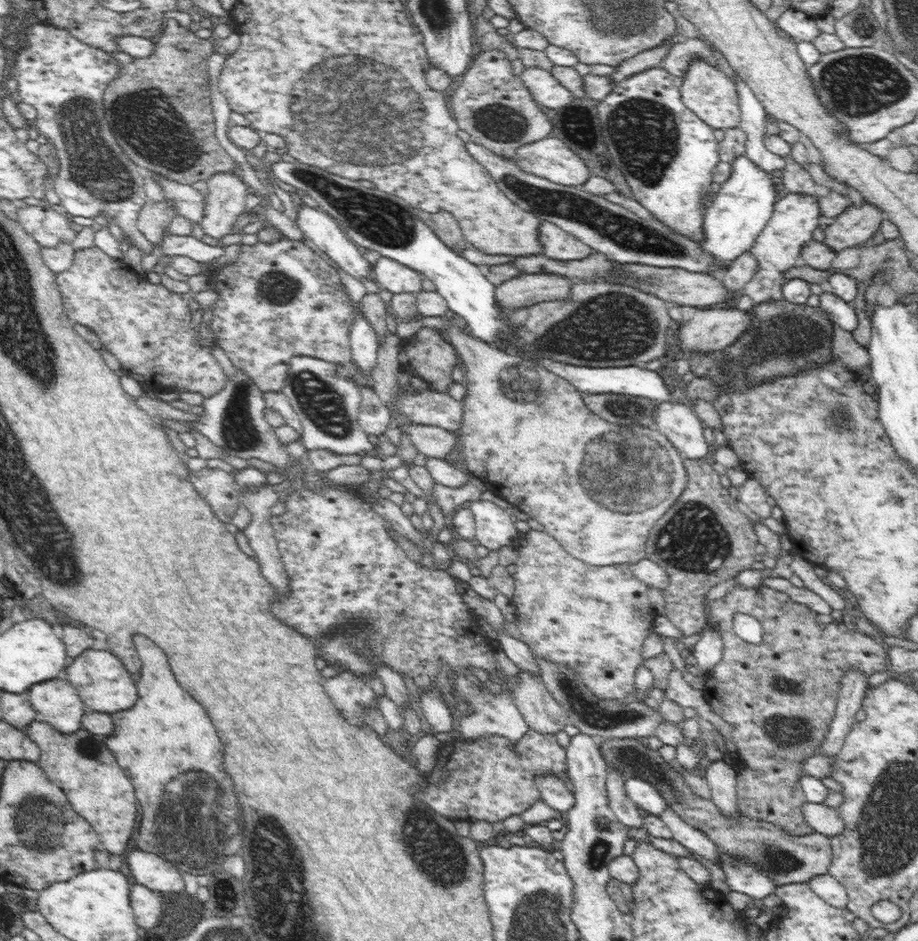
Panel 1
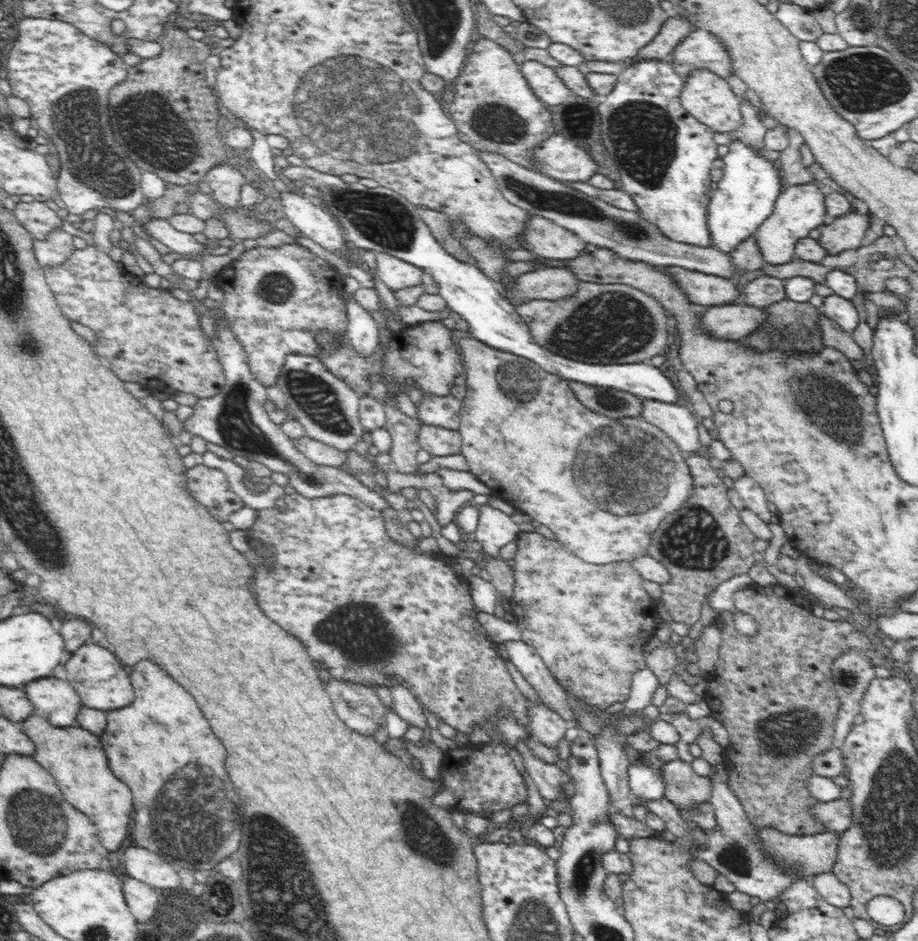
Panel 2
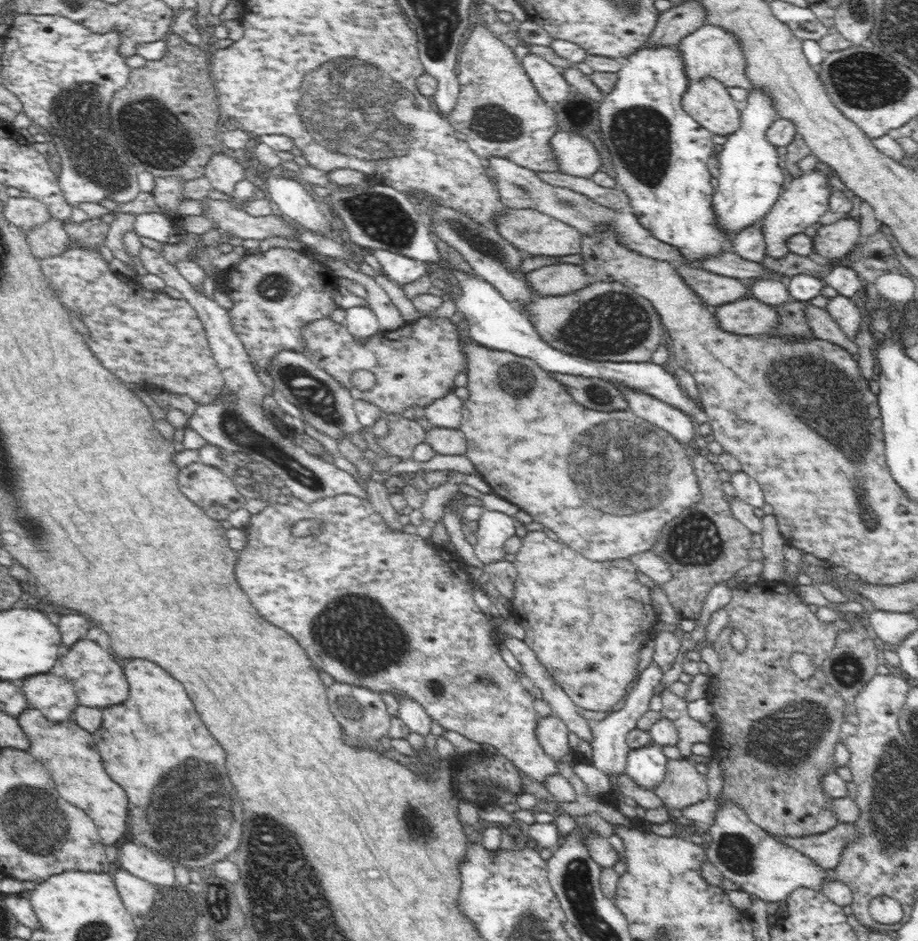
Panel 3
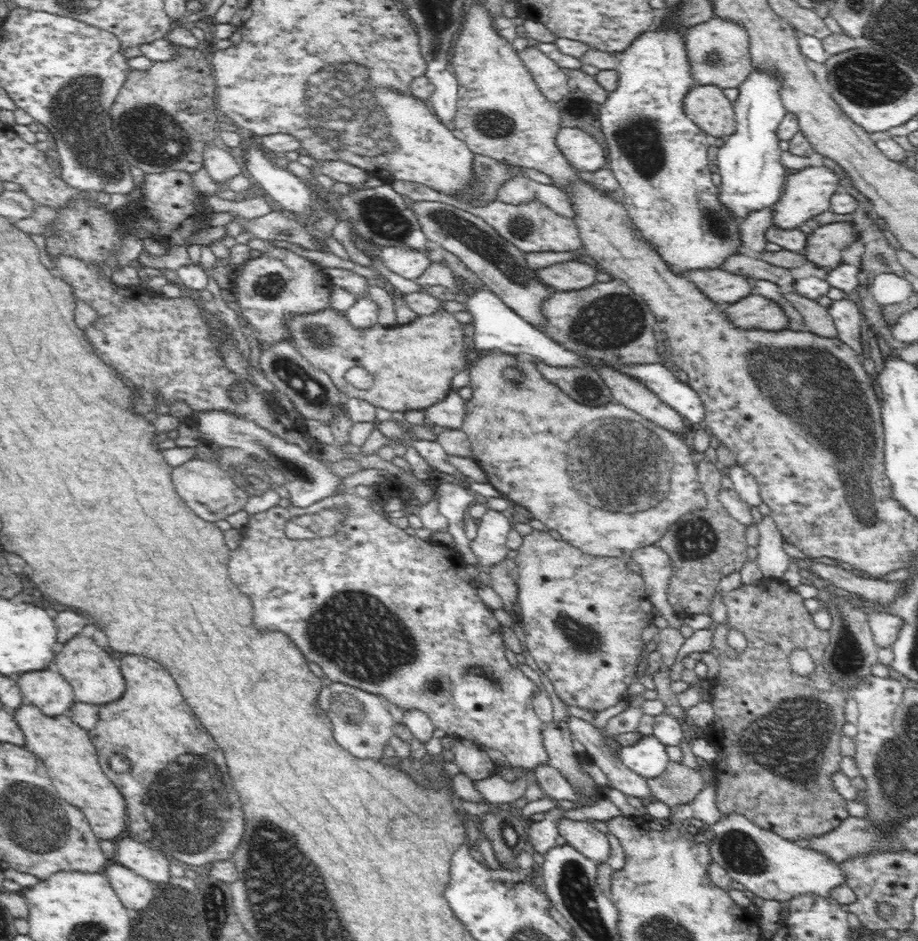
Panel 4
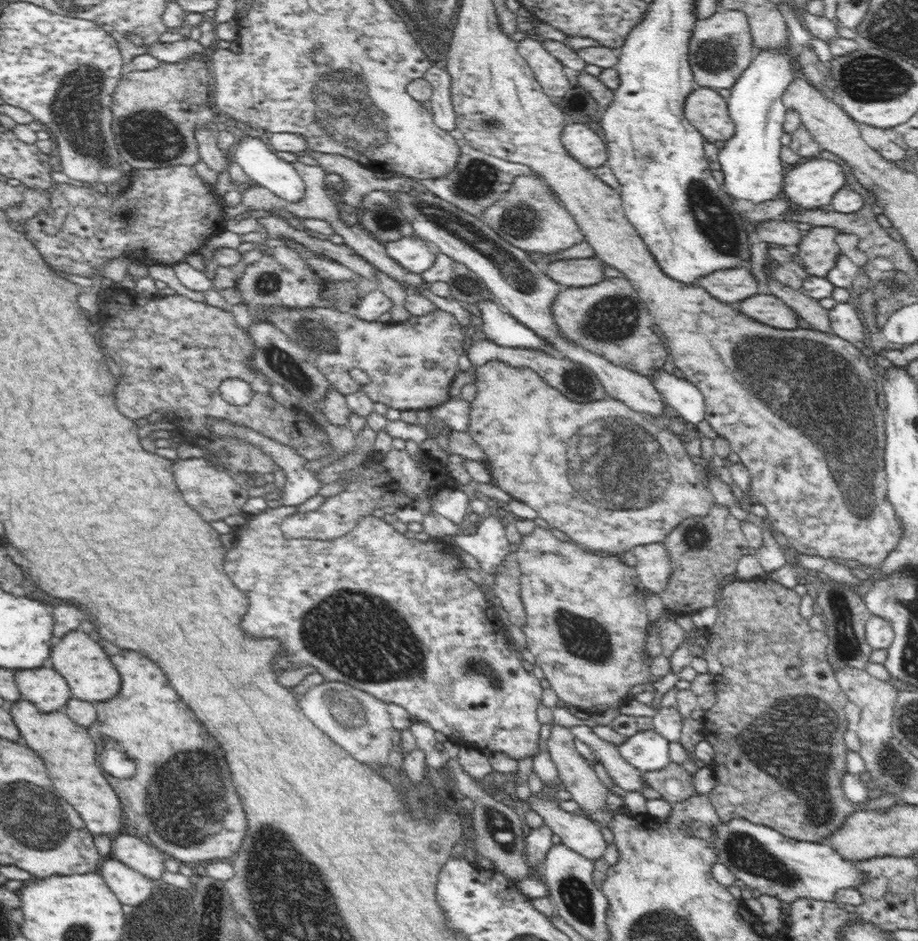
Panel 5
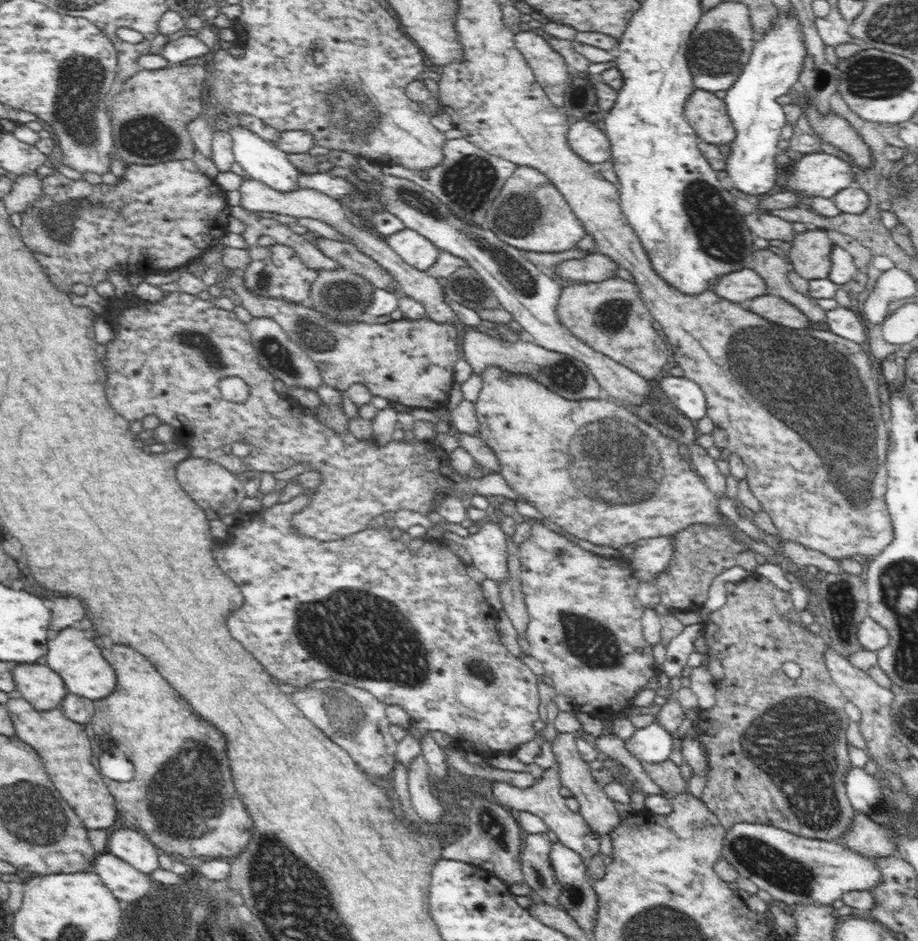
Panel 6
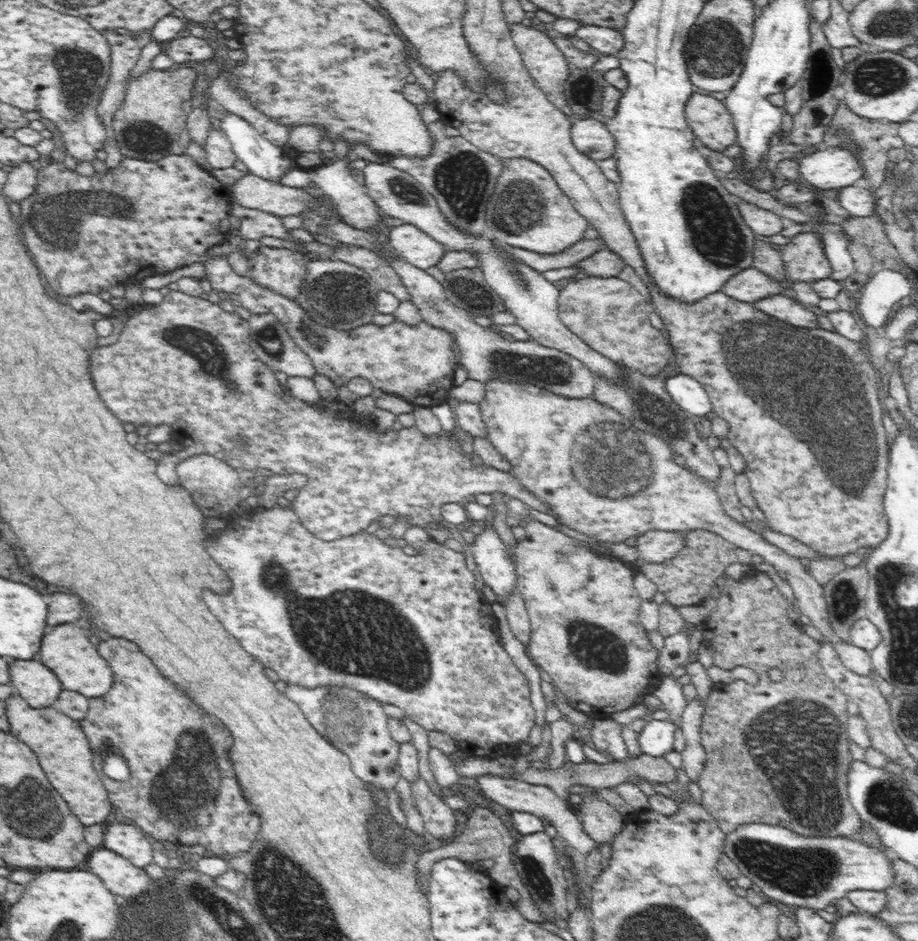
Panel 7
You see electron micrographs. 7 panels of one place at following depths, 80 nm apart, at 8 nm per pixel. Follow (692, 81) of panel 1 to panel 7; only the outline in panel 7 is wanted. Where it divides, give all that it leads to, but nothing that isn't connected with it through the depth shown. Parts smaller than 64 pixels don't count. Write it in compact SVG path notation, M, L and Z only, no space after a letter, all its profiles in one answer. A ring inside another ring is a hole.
M692 93L685 106L691 131L704 146L716 152L736 143L737 132L723 101L712 96Z

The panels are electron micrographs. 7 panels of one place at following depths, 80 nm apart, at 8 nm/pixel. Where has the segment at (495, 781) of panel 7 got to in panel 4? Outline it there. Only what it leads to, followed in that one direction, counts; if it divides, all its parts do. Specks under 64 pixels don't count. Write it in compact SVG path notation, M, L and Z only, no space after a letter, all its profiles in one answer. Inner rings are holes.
M562 817L557 822L557 827L566 843L586 858L597 864L608 860L611 850L607 835L602 834L592 823Z

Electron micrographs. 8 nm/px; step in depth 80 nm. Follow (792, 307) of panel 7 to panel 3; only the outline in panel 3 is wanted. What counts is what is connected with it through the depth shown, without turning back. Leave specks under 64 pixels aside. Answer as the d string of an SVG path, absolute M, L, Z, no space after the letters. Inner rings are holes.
M749 295L738 301L719 305L714 311L722 329L736 335L766 336L778 326L775 306Z

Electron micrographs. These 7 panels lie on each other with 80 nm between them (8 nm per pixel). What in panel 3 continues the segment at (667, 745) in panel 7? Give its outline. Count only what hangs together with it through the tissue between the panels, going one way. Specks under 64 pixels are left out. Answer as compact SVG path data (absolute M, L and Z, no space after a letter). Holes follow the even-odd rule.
M650 744L638 750L628 751L626 774L640 787L653 791L667 781L668 758L662 753L660 745Z

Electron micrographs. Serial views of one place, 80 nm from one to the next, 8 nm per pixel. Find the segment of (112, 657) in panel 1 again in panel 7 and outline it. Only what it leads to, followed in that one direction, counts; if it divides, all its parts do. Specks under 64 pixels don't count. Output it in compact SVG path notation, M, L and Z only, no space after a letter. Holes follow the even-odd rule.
M75 623L50 628L48 634L42 635L39 651L41 663L58 677L63 690L78 692L88 698L98 698L110 692L114 678L111 666L97 651L95 639L84 634L83 628Z

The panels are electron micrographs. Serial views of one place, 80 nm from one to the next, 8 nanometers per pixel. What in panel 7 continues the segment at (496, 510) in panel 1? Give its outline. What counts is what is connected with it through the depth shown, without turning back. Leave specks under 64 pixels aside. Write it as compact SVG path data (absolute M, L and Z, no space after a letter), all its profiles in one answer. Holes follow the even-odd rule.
M490 526L476 535L471 545L474 561L484 582L496 594L498 602L503 604L504 596L517 588L517 574L511 552L506 550L496 529Z

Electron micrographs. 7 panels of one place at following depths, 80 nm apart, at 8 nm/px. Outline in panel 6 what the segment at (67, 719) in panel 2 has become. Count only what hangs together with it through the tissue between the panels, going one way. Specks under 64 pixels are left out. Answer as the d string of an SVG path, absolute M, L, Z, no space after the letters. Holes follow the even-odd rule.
M16 664L12 669L17 693L34 709L58 709L68 690L62 677L48 665Z

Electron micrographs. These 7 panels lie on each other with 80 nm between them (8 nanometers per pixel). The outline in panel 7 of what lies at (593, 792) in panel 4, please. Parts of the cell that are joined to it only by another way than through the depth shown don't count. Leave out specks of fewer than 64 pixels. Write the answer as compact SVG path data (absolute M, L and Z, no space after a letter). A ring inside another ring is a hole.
M591 792L582 794L582 802L577 807L577 812L586 833L598 845L612 845L614 838L624 829L625 817L595 795L596 793Z

